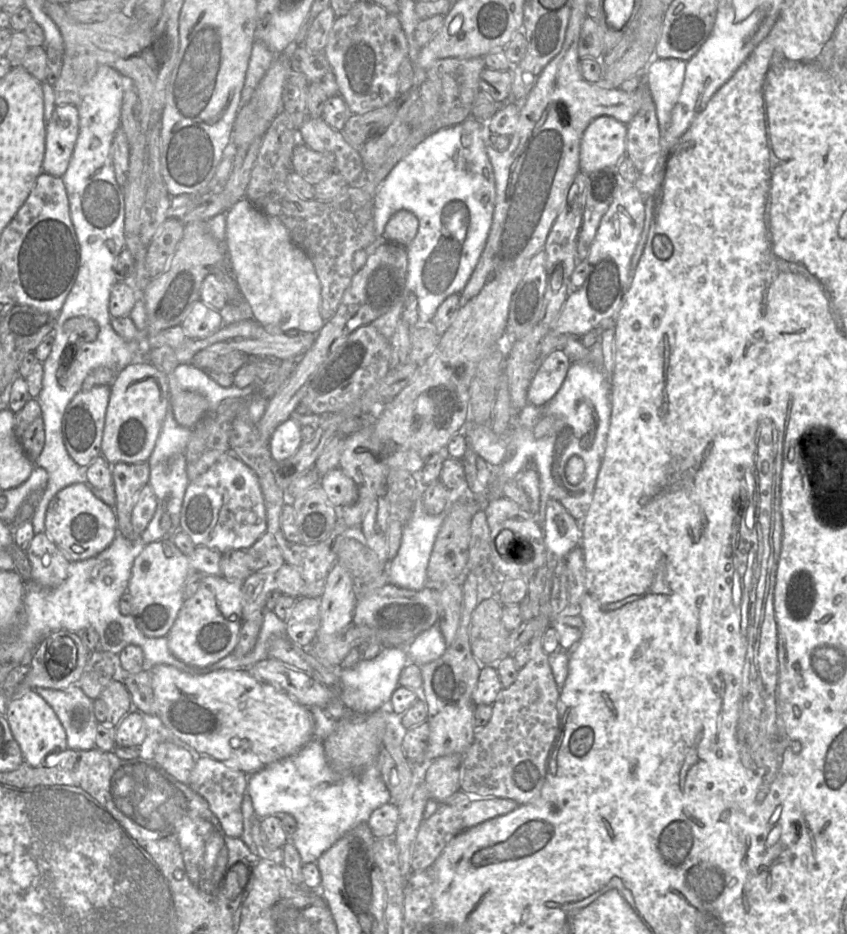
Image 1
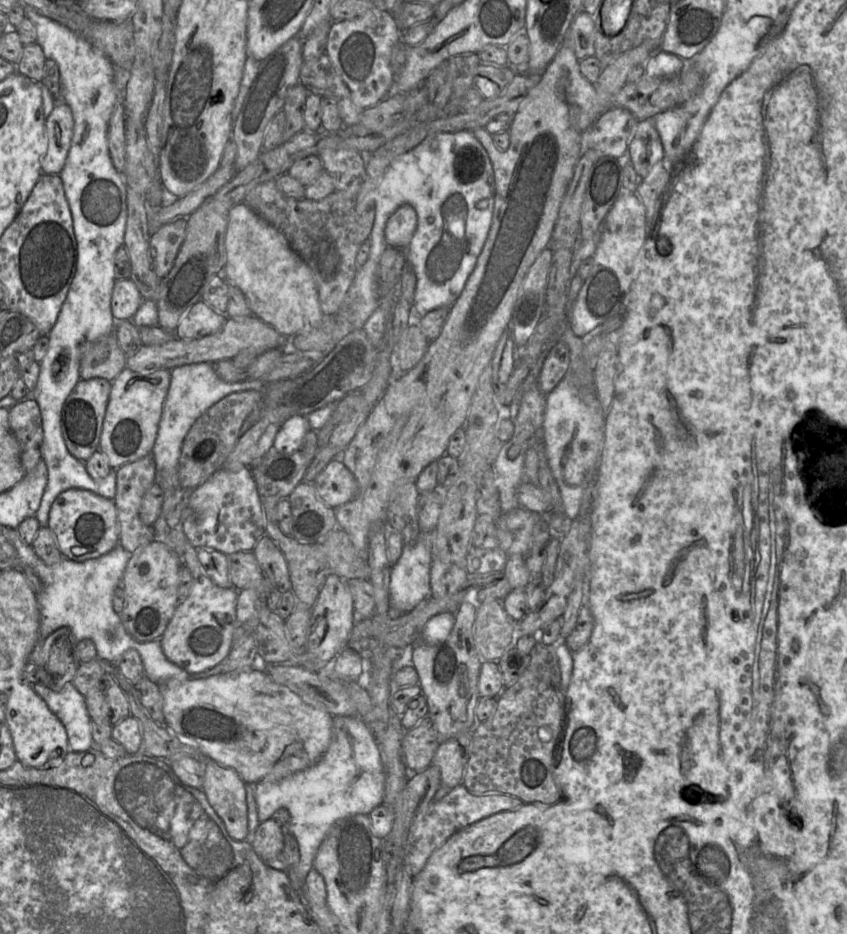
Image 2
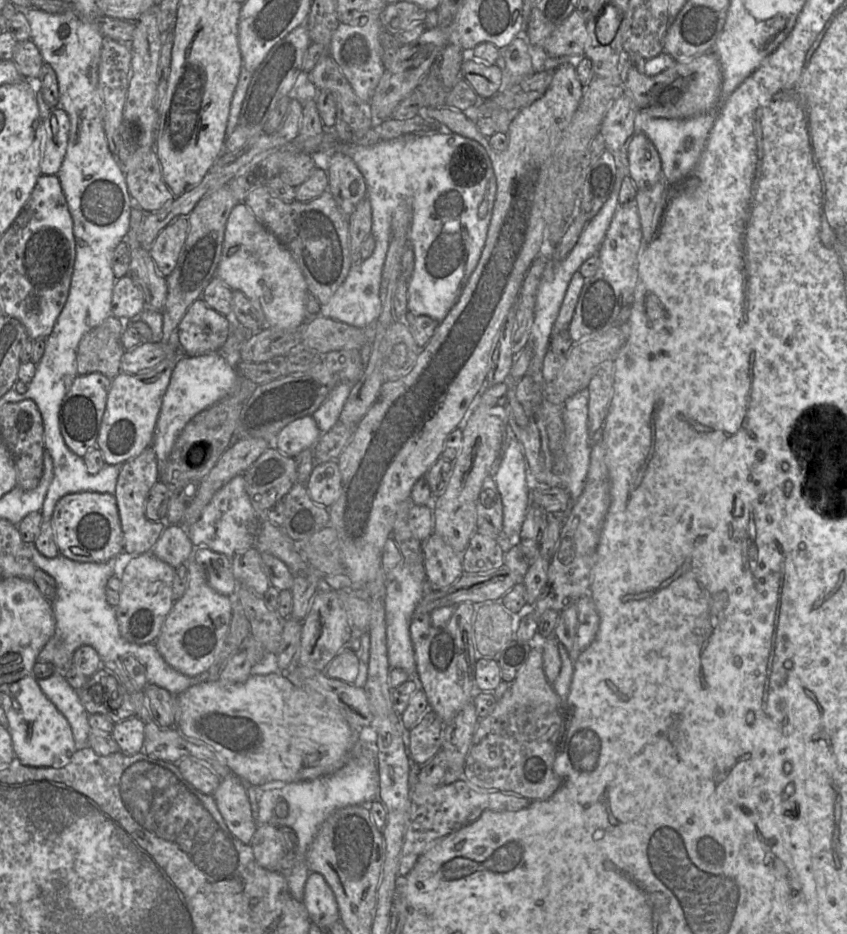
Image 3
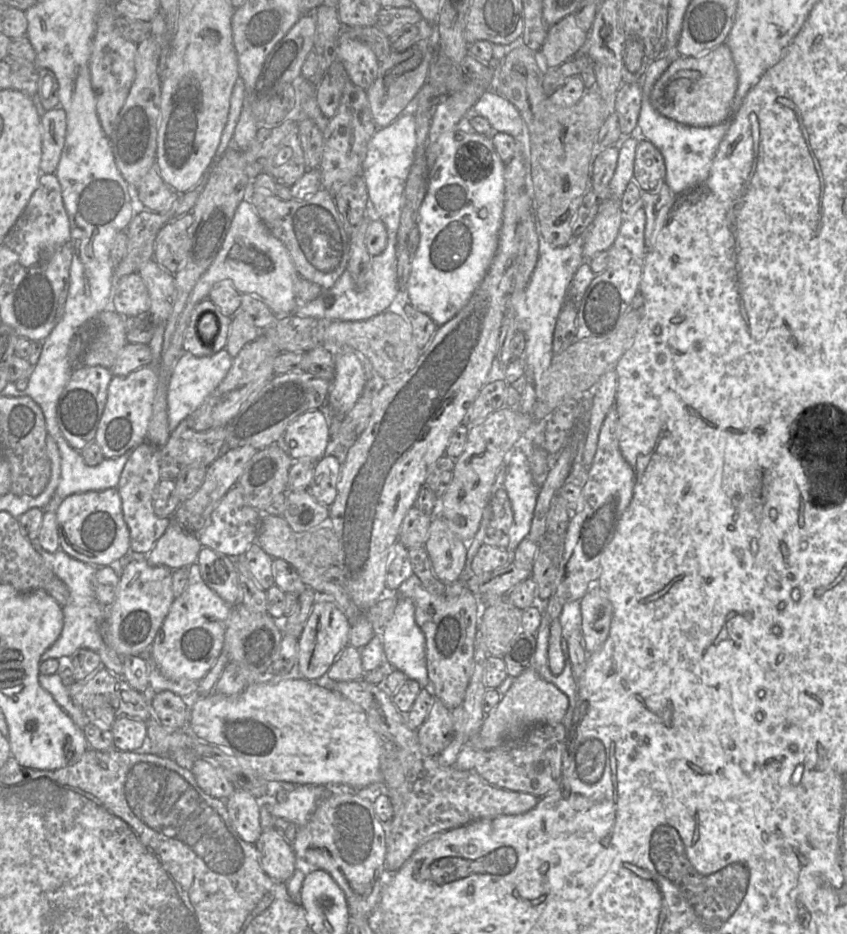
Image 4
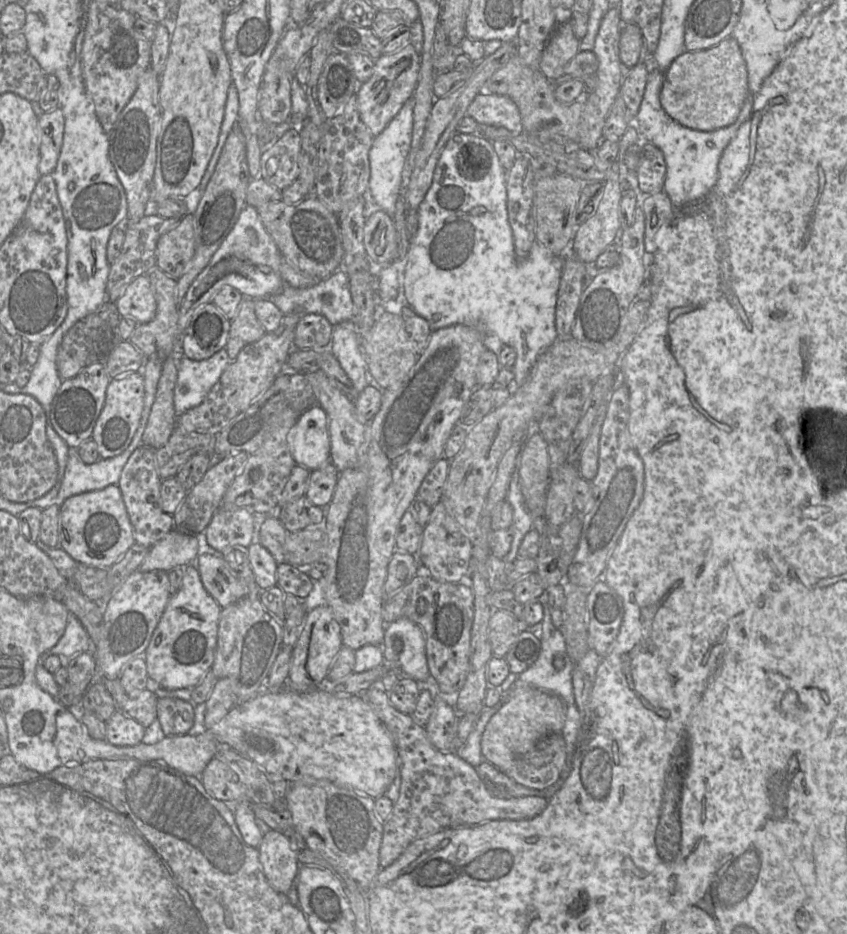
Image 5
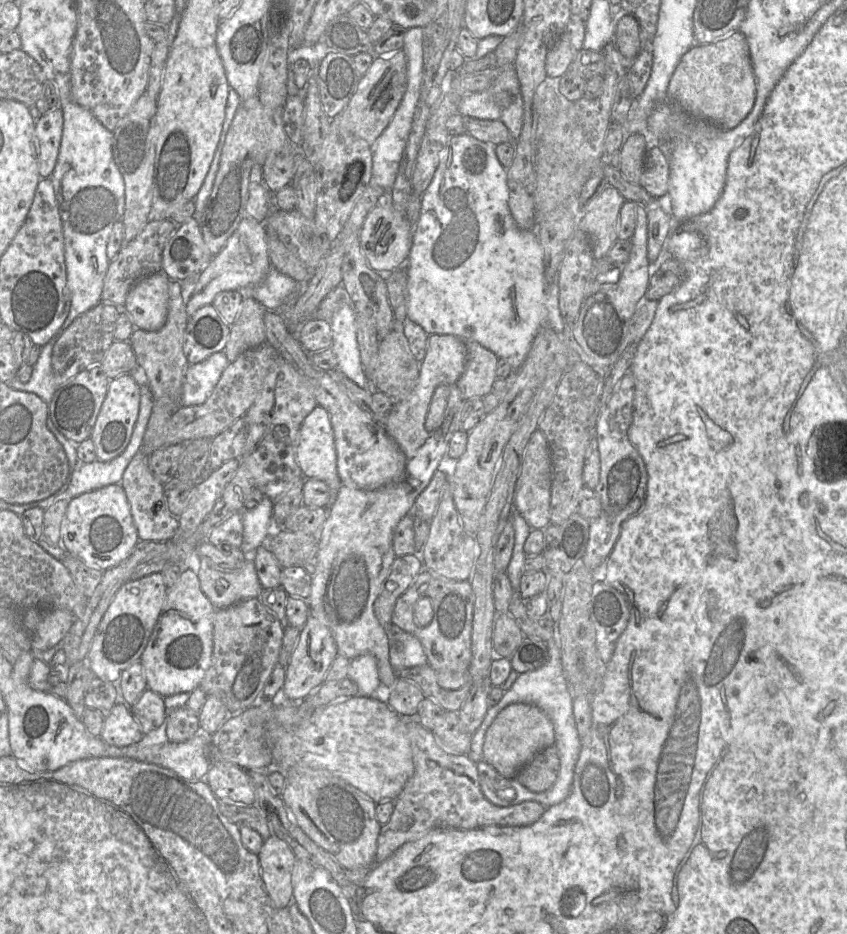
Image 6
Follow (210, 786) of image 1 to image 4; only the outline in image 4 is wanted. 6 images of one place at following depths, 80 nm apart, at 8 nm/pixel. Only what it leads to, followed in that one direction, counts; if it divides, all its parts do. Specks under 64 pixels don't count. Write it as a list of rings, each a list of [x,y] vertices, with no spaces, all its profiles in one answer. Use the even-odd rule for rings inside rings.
[[[236,789],[225,800],[231,824],[240,838],[255,845],[262,831],[260,828],[259,800],[246,791]]]

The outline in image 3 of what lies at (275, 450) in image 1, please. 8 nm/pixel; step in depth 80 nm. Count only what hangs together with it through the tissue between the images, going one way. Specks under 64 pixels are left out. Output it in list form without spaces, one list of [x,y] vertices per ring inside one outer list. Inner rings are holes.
[[[312,415],[298,418],[286,425],[277,435],[274,446],[283,454],[296,457],[307,448],[314,448],[322,431]]]

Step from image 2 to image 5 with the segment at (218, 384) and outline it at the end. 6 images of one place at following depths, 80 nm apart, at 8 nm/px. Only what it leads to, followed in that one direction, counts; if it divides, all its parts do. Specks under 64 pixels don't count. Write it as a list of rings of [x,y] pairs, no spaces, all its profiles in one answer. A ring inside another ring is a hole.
[[[225,348],[208,359],[191,360],[183,356],[178,363],[174,388],[174,409],[177,417],[200,405],[230,364]]]

